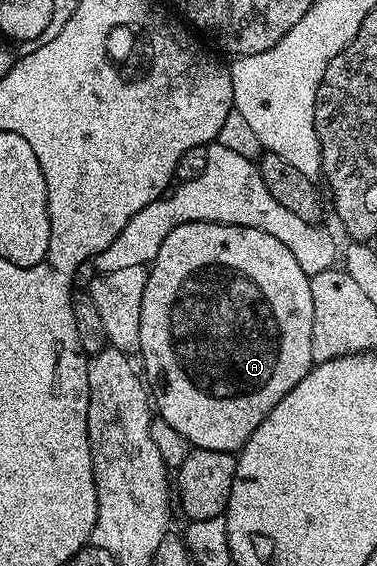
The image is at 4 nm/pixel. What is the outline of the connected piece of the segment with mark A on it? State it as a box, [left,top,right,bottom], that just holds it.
[140,221,315,453]

